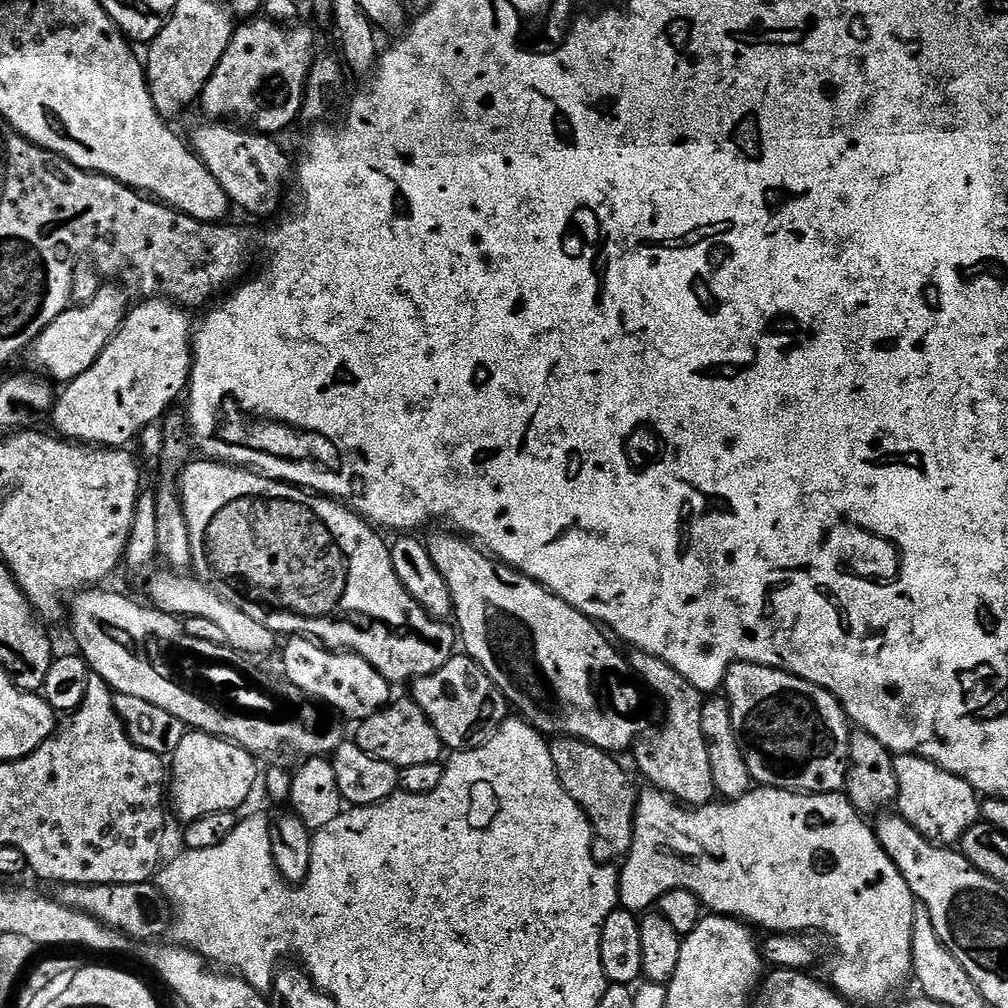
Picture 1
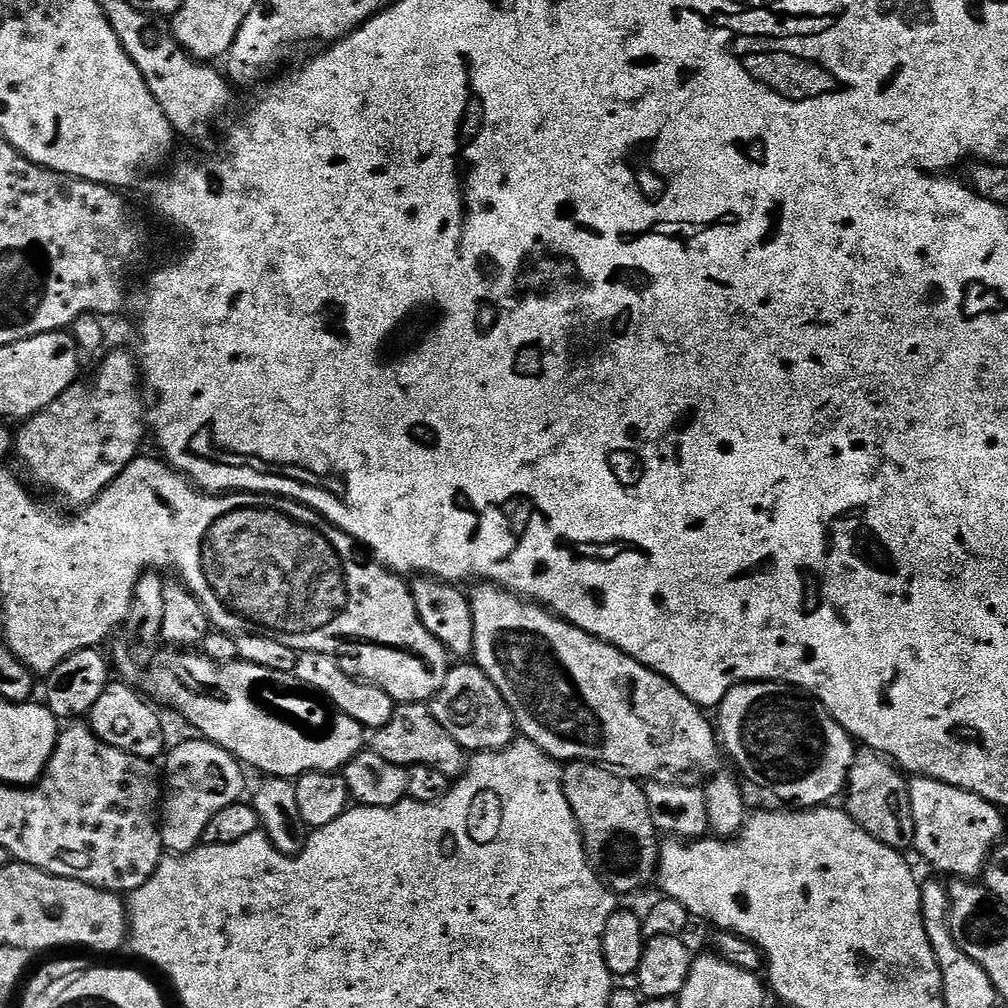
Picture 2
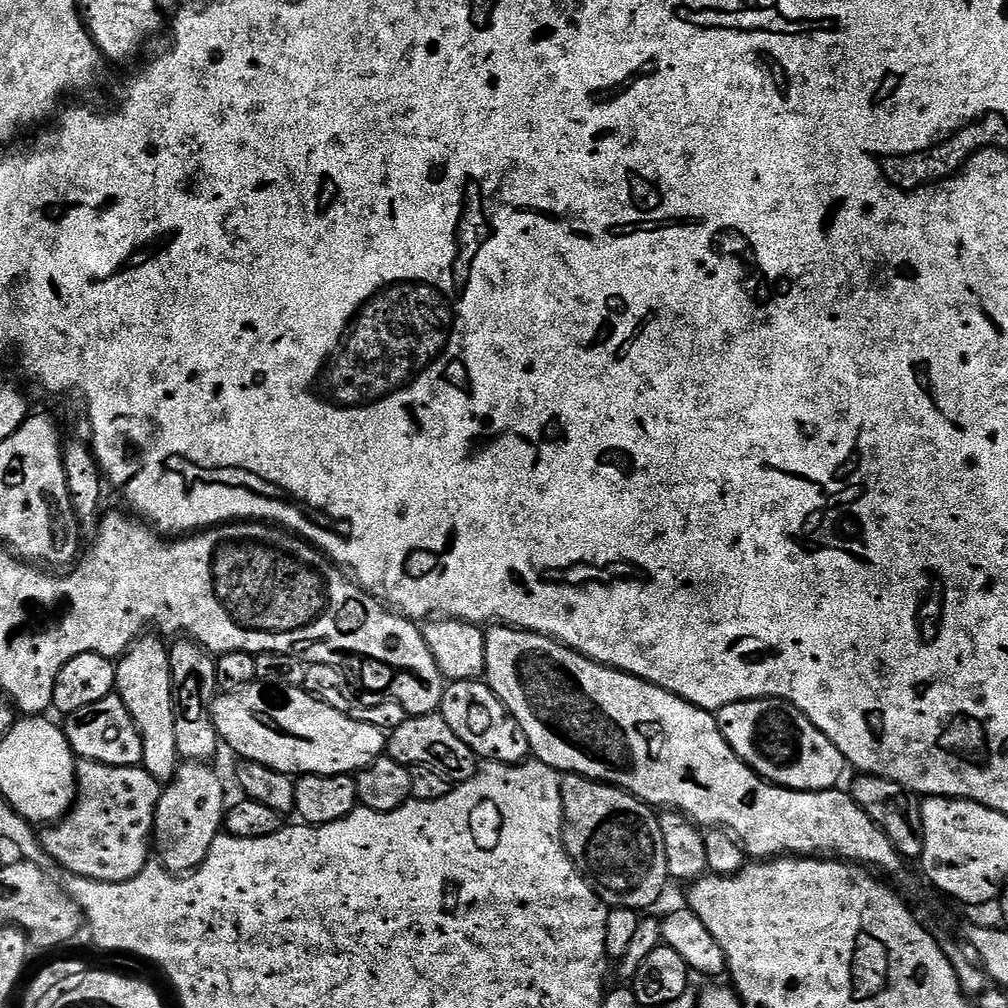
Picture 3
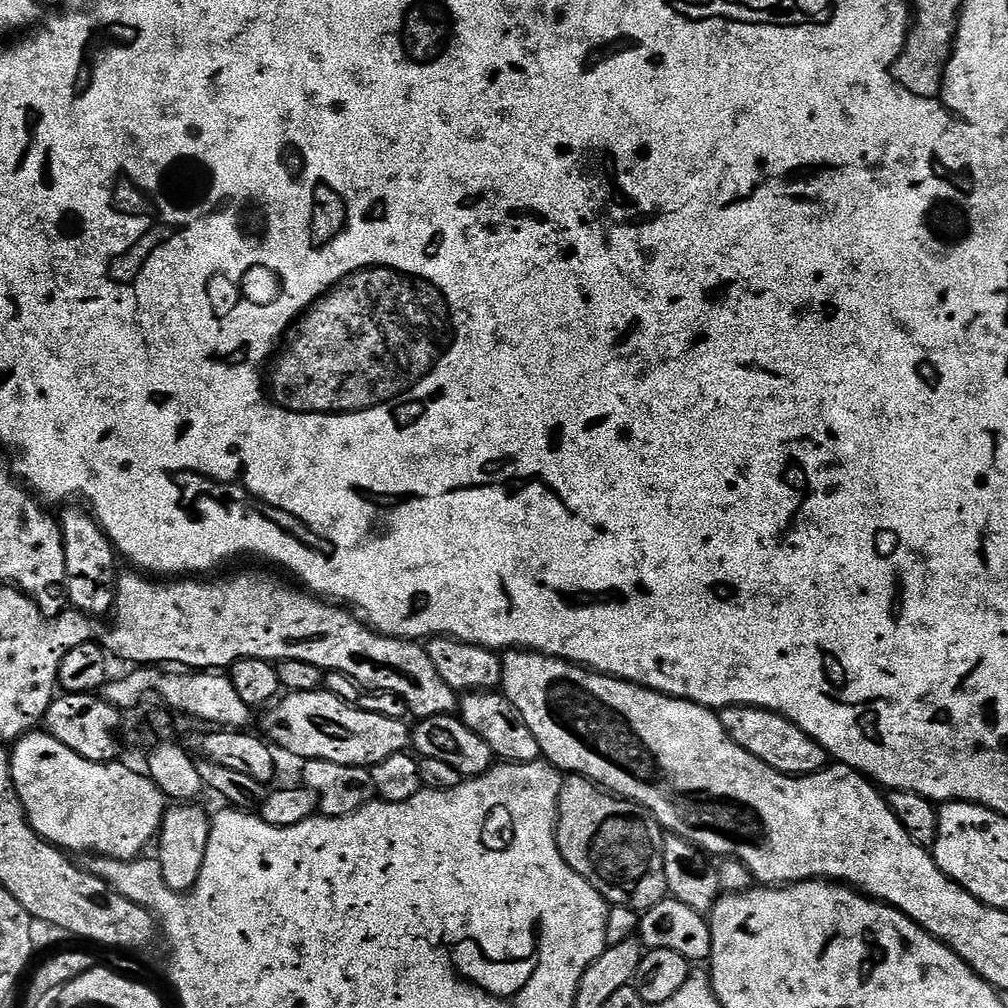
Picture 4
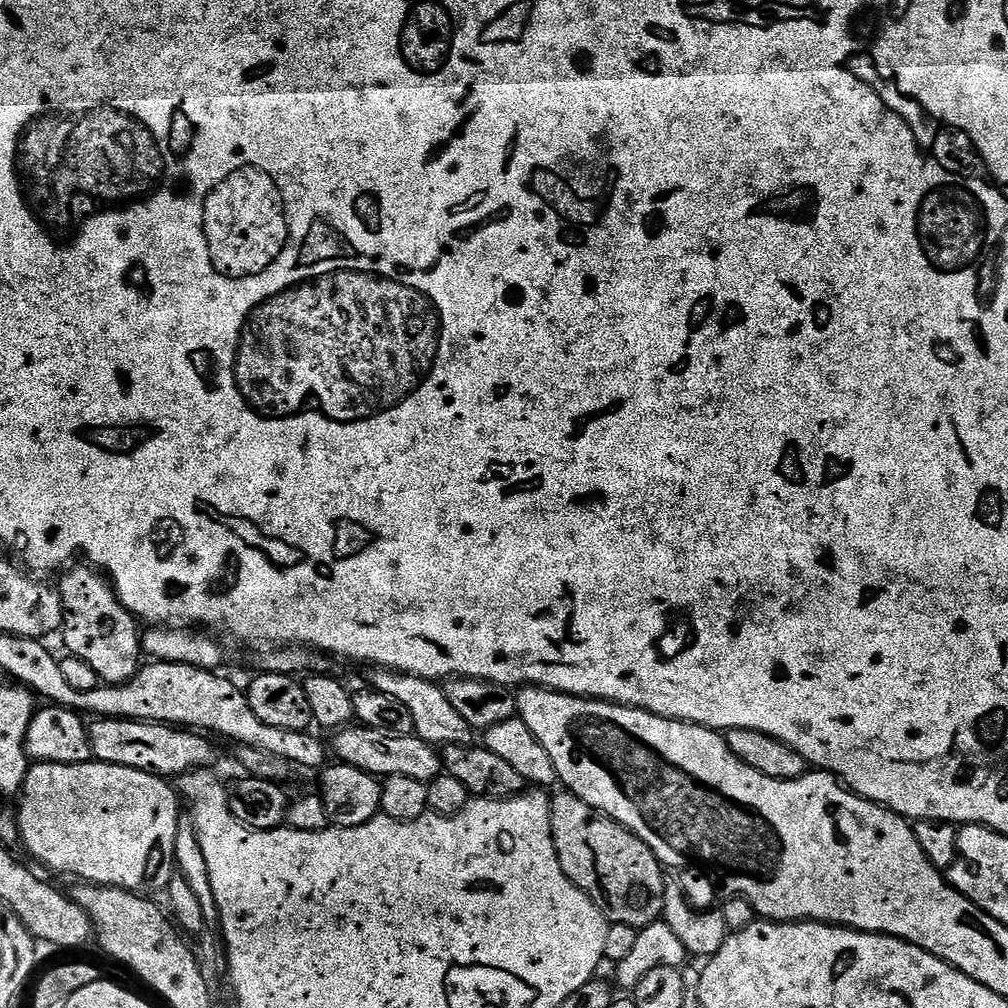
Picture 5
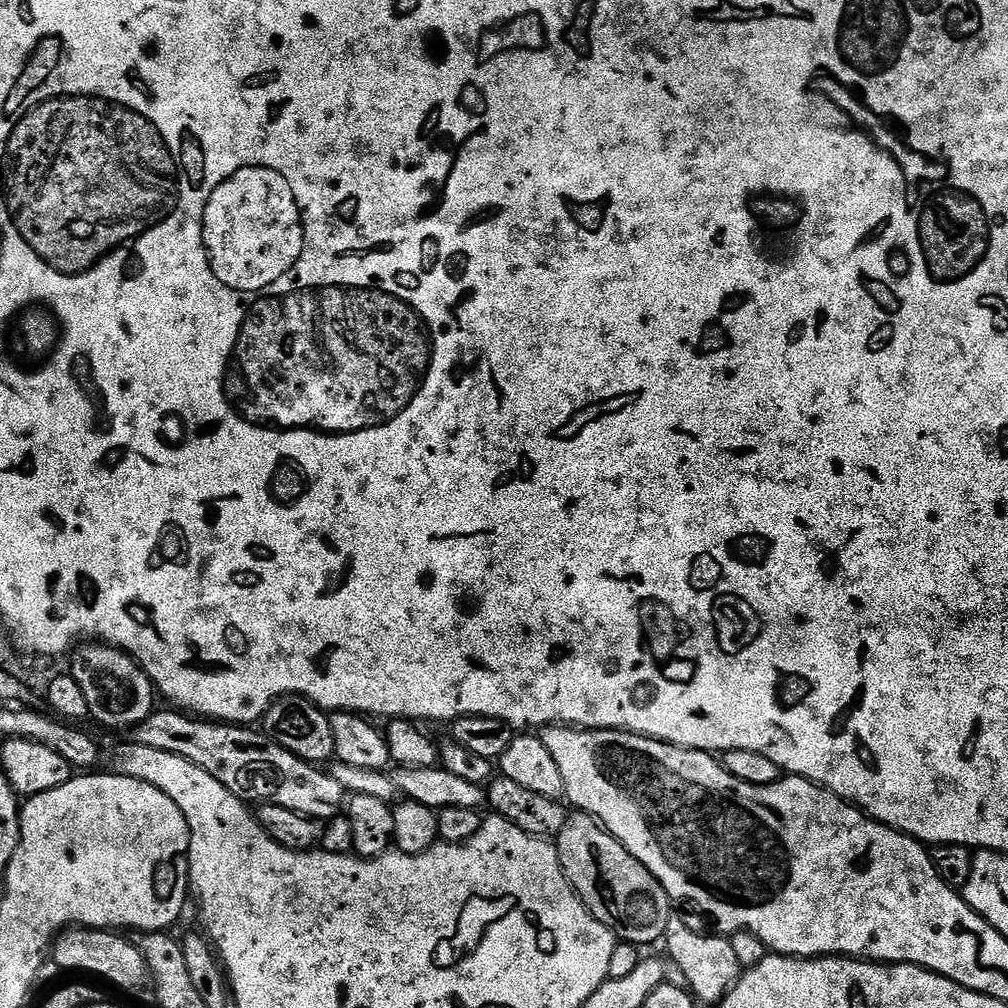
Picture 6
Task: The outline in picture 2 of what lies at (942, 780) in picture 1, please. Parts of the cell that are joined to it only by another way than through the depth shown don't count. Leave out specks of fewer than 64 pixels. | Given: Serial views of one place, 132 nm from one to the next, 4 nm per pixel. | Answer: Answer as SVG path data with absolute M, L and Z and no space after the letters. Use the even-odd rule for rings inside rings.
M929 776L907 781L914 822L914 852L947 878L975 881L984 871L992 849L1001 843L1005 813L973 792Z

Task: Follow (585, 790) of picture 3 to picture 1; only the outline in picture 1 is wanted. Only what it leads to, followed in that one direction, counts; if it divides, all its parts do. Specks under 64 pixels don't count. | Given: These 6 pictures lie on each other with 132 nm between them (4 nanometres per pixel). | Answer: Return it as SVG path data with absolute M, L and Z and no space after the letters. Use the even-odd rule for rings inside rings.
M555 737L550 743L555 773L568 797L578 802L592 824L595 840L592 856L600 863L613 863L614 858L625 857L632 847L633 814L636 792L632 790L625 770L611 753L580 739Z

